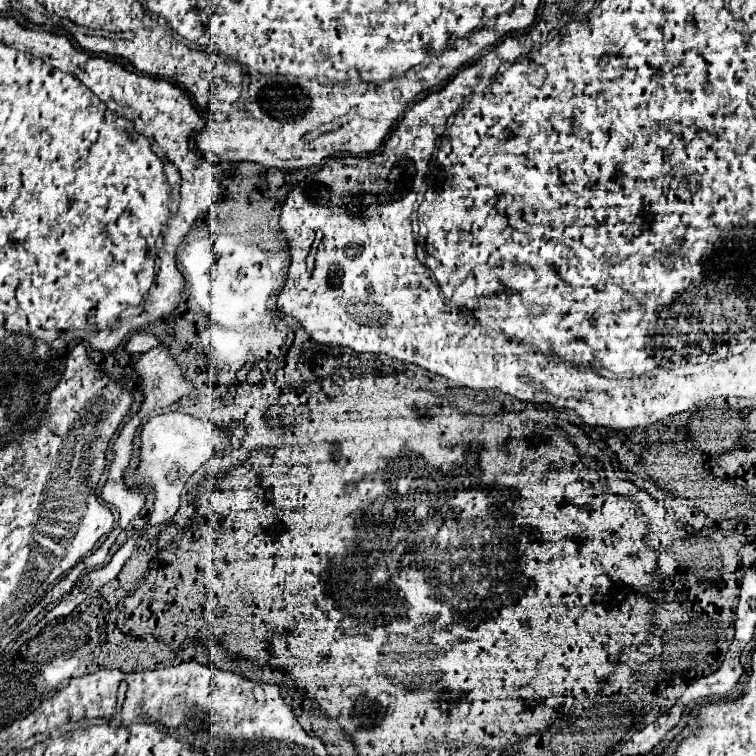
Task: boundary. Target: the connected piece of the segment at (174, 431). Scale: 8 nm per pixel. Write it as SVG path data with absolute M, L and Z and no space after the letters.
M164 412L140 426L140 464L128 476L130 488L150 490L154 492L154 512L150 516L150 524L168 522L178 506L180 506L180 492L186 480L202 466L202 462L212 458L212 442L204 424L188 414L182 412Z

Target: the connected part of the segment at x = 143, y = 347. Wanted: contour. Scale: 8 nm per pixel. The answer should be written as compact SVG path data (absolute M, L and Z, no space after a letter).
M138 332L138 334L134 334L128 340L126 350L130 354L144 354L144 352L148 352L154 346L158 346L158 338L154 334L150 334L150 332Z

